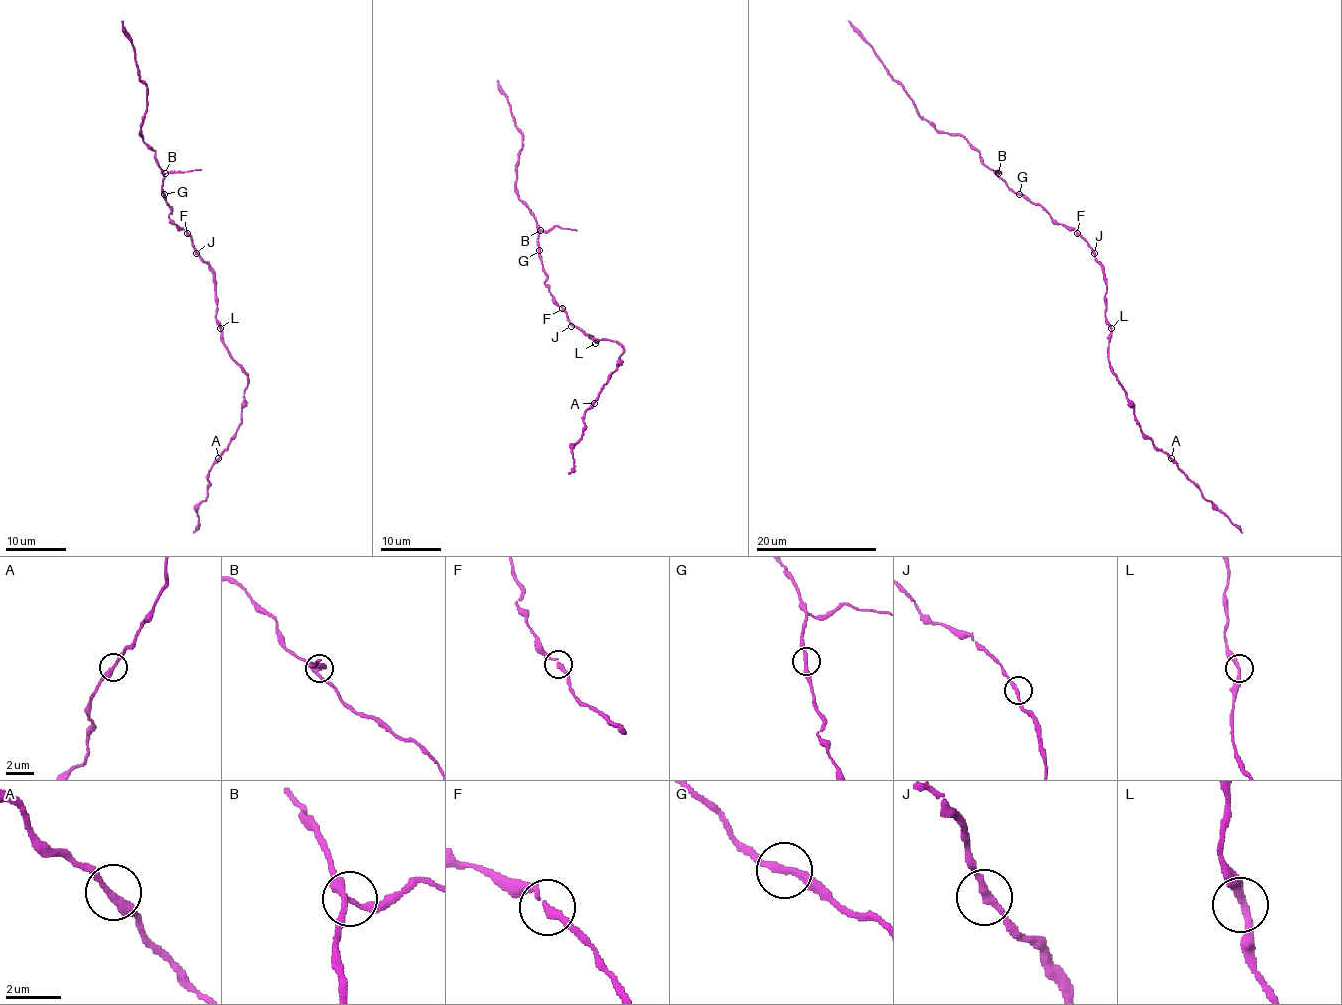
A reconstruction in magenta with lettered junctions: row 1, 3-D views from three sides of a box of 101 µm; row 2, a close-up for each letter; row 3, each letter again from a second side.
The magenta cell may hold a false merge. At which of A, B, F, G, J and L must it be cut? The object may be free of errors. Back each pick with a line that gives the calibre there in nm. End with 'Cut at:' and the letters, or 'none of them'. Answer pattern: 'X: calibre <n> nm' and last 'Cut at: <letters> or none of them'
B: calibre 260 nm
Cut at: B

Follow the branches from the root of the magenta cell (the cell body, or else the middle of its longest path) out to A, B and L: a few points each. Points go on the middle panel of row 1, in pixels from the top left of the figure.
A: (573, 324), (597, 343), (612, 340), (622, 347), (616, 368), (594, 403)
B: (573, 324), (544, 282), (547, 275), (542, 270), (538, 243), (541, 229)
L: (573, 324), (592, 337), (595, 343)

